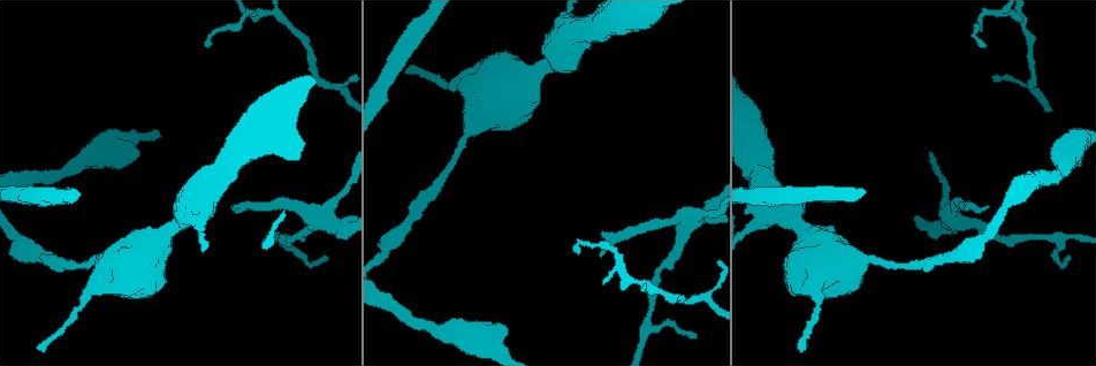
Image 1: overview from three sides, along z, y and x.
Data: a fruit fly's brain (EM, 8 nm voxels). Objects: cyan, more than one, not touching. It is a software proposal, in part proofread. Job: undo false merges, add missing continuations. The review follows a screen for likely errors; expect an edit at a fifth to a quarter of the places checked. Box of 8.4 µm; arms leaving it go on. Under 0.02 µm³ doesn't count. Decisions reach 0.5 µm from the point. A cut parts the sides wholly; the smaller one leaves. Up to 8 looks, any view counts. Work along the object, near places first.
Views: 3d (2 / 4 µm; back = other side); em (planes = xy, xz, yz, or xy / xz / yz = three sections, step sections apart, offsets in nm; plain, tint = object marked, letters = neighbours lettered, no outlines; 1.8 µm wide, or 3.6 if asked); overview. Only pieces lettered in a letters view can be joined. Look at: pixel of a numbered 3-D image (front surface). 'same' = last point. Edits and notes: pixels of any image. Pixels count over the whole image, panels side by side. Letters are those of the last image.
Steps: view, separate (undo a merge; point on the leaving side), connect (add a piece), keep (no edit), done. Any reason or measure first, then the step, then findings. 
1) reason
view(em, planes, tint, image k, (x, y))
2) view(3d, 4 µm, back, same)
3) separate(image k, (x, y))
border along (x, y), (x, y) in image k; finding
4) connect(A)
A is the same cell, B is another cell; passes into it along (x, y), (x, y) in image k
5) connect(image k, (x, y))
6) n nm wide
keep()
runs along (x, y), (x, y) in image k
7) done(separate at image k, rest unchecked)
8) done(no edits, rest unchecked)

free end
view(3d, 4 µm, image 1, (135, 159))

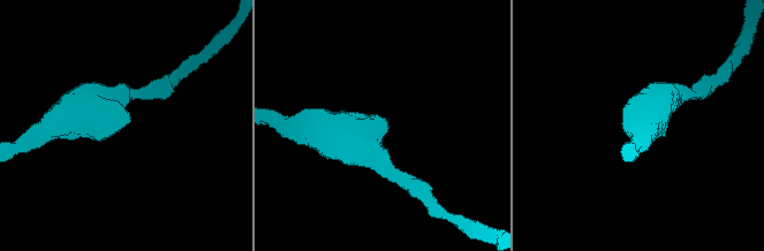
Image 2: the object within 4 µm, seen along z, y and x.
view(em, planes, plain, image 2, (385, 123))

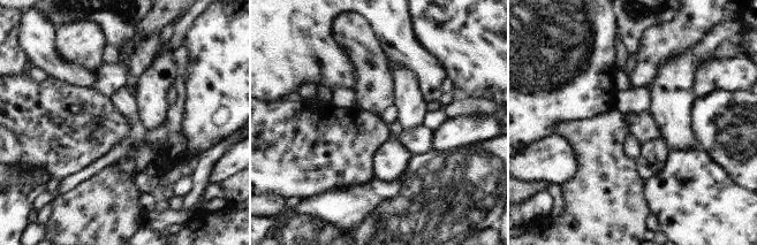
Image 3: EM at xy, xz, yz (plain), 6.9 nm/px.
what lies round it
view(em, planes, letters, same)

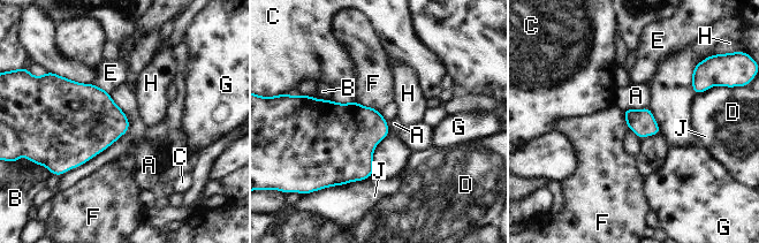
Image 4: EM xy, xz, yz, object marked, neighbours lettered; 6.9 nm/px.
keep()
A, B, C, D, E, F, G, H and J are other cells; border along (109, 93), (128, 129), (61, 175) in image 4; no lettered piece goes on from it

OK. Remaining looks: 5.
branch stops here
view(em, xy, step 8, tint, image 1, (988, 207))

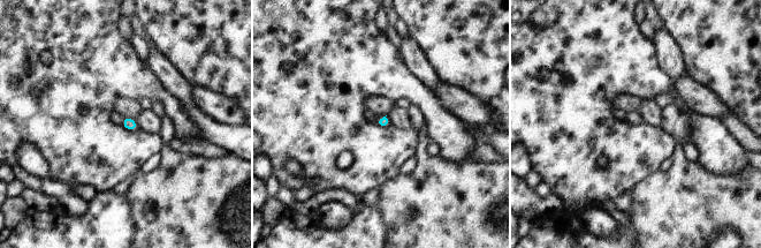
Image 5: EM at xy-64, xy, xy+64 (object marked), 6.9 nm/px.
cut it another way
view(em, xz, step 8, letters, same)

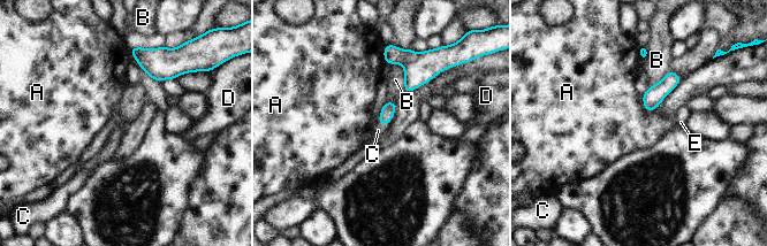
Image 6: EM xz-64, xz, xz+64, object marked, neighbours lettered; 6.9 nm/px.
connect(C)
C is the same cell, A, B, D and E are other cells; the neuron continues

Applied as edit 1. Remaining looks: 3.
view(overview)

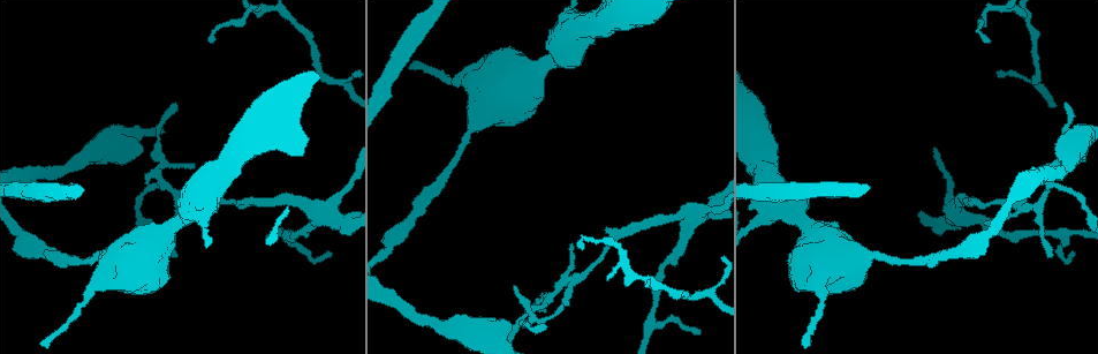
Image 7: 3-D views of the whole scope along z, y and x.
abrupt turn
view(em, planes, letters, image 7, (1064, 236))

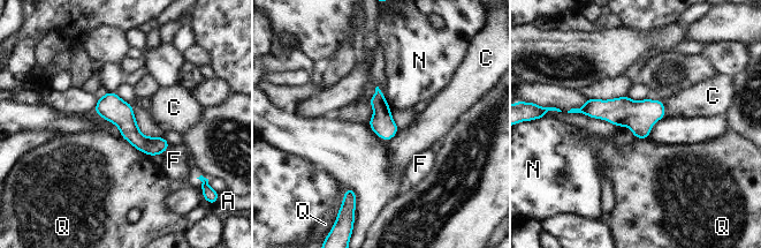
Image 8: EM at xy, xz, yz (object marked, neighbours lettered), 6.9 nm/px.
160 nm wide
keep()
A, C, F, N and Q are other cells; runs along (583, 110), (661, 114) in image 8; continuous, no second neuron

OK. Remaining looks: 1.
done(connect at image 6, rest unchecked)

